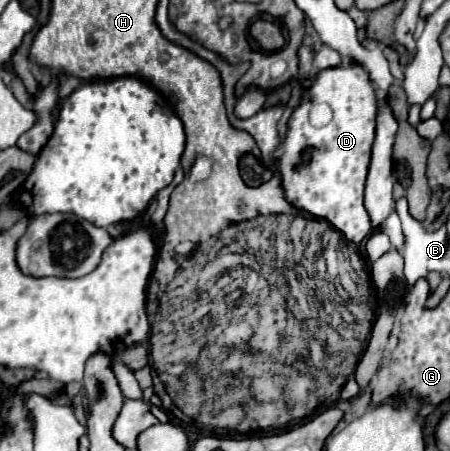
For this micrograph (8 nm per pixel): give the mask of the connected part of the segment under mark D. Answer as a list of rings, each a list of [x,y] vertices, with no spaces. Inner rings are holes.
[[[349,61],[347,65],[321,69],[315,77],[297,79],[297,85],[303,91],[303,97],[291,113],[287,135],[283,139],[283,153],[275,163],[285,199],[295,209],[329,221],[347,237],[347,241],[361,243],[371,231],[371,217],[363,205],[363,189],[375,139],[377,114],[377,99],[369,73],[361,63]],[[321,103],[331,107],[333,117],[327,125],[313,127],[311,109]],[[305,147],[313,149],[313,159],[309,165],[297,169],[299,155]]]

